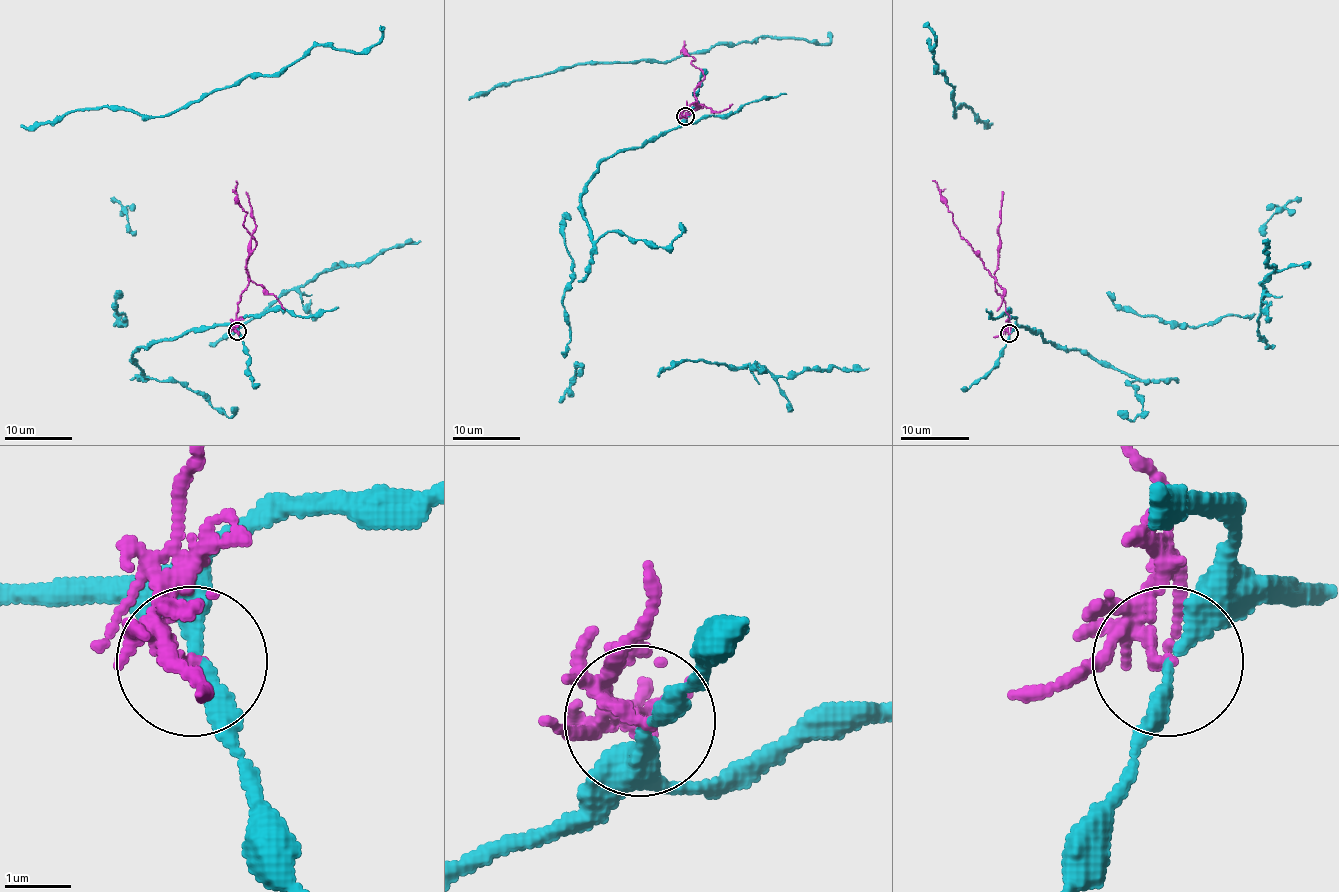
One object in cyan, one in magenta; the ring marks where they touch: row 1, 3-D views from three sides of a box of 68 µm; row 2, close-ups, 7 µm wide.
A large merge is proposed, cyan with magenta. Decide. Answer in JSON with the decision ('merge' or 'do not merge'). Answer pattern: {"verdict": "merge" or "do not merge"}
{"verdict": "do not merge"}

